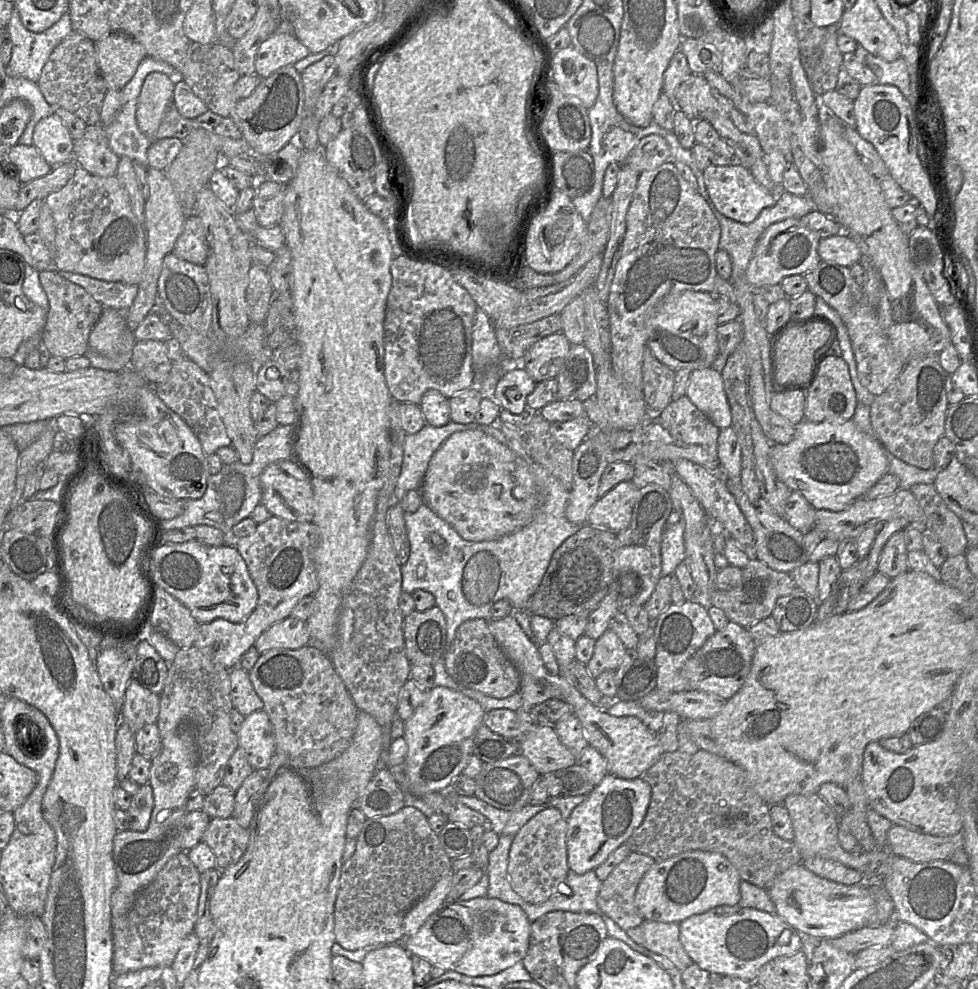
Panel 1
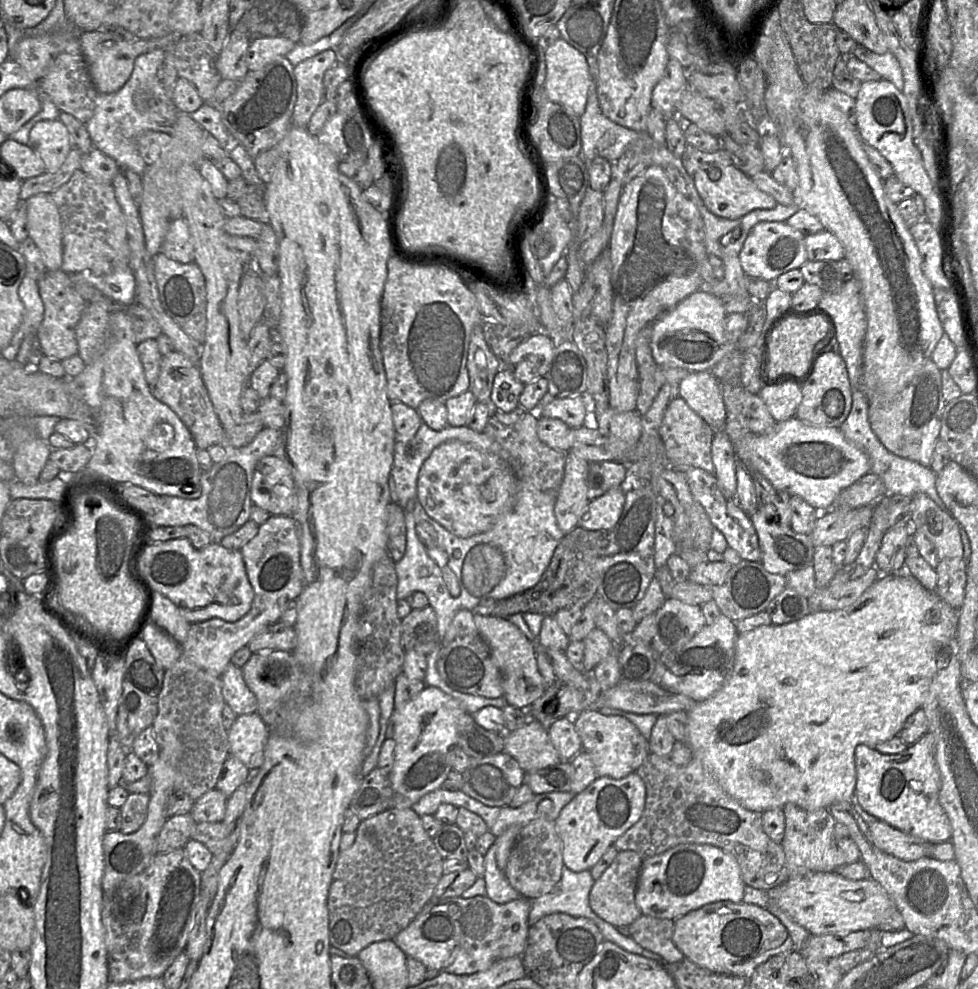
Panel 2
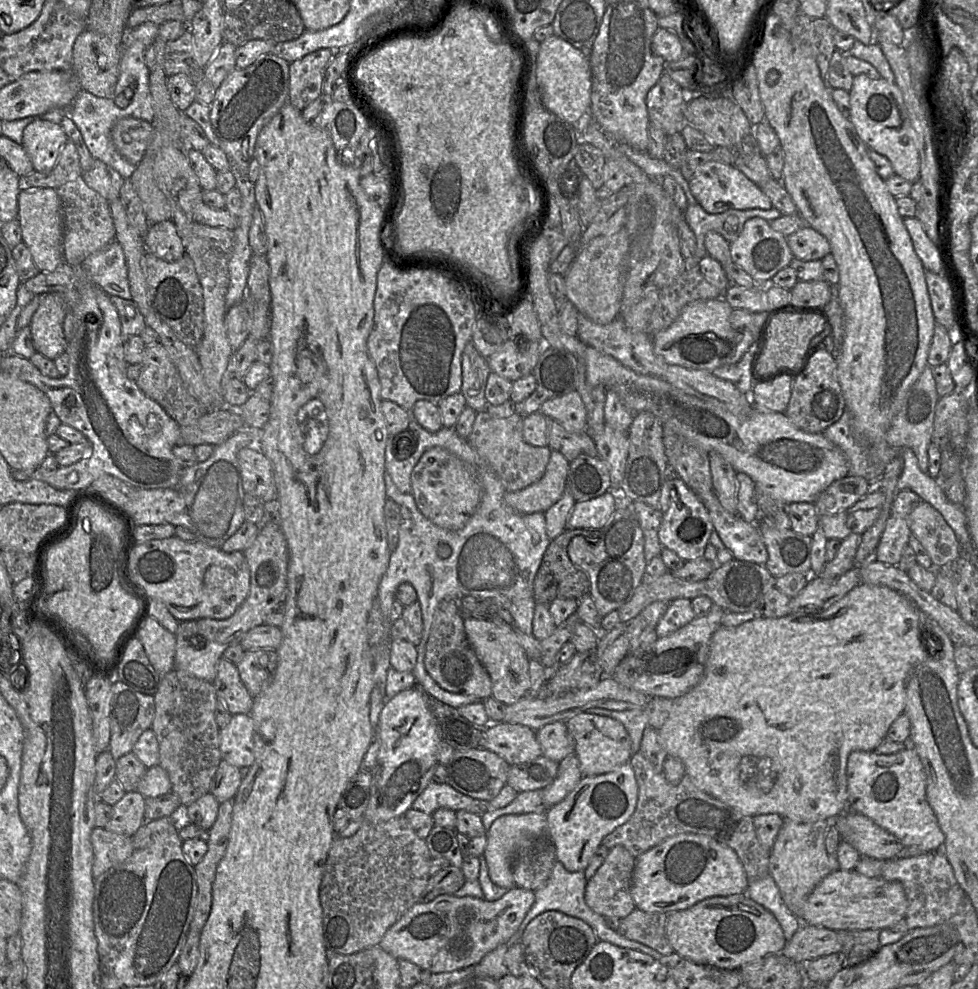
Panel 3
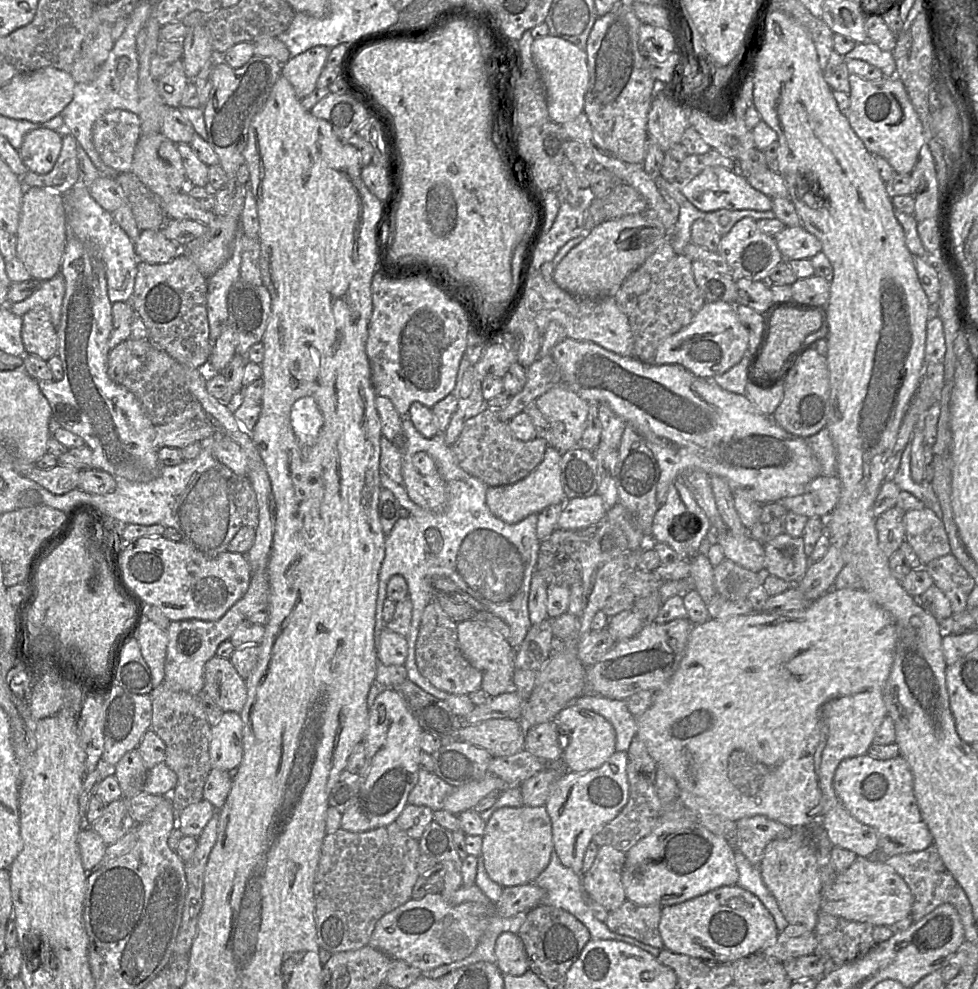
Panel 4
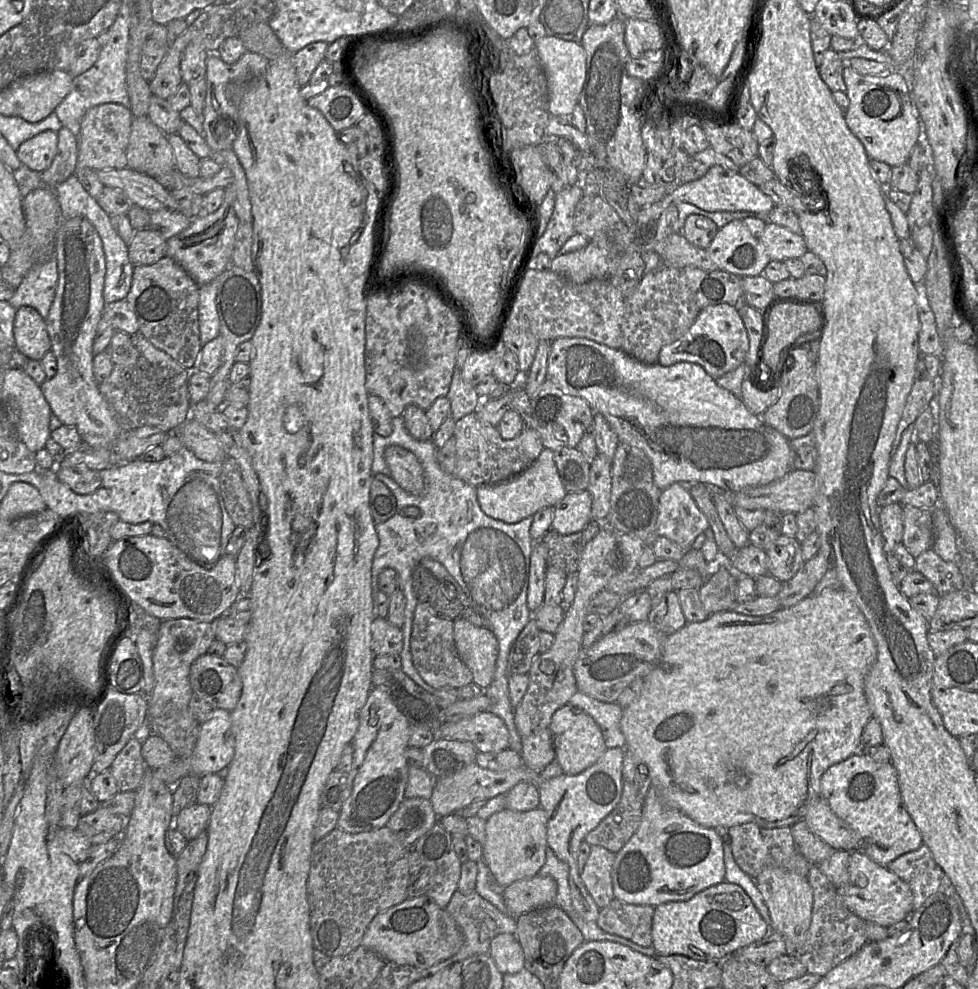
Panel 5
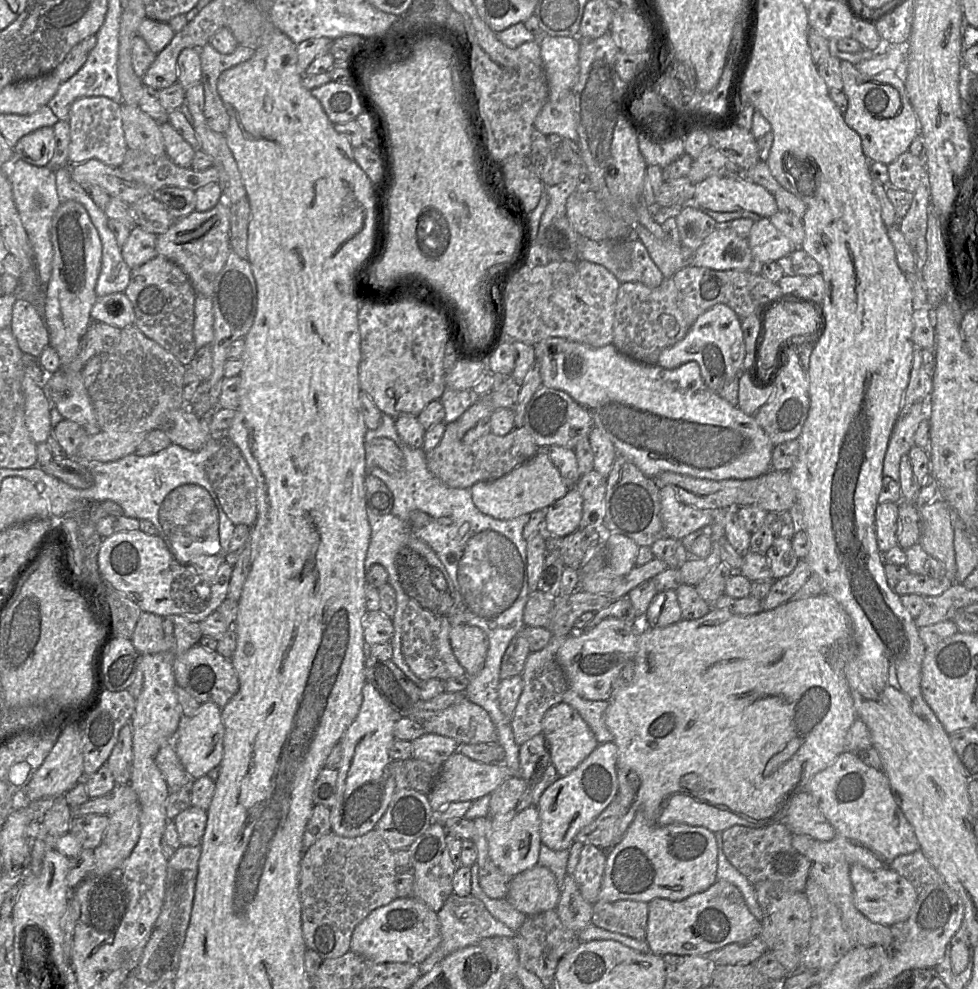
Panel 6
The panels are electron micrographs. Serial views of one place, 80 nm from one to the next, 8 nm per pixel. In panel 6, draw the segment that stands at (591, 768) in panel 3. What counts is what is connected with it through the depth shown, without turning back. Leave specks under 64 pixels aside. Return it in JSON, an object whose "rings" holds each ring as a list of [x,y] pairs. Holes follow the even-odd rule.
{"rings":[[[566,703],[557,704],[545,713],[542,720],[542,734],[548,745],[551,764],[556,768],[559,776],[568,775],[585,760],[599,744],[592,730],[580,714]]]}

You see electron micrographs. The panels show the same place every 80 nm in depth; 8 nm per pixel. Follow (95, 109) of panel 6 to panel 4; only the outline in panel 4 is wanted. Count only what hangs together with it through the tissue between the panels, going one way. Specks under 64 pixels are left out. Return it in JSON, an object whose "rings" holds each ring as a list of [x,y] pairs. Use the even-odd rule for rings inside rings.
{"rings":[[[128,110],[109,111],[92,127],[93,145],[101,161],[119,173],[131,171],[135,147],[141,136],[141,121]]]}

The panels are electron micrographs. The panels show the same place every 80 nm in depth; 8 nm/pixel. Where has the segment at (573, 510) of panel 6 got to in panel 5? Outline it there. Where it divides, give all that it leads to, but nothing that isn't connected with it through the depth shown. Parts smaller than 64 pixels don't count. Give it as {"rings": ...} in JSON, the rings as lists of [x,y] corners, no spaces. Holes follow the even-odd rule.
{"rings":[[[588,491],[567,493],[553,507],[551,531],[562,535],[581,531],[592,522],[591,506],[592,498]]]}

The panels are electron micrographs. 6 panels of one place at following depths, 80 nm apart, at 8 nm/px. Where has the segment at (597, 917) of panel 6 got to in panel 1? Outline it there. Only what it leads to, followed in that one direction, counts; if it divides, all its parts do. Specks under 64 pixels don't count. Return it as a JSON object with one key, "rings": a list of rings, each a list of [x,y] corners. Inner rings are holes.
{"rings":[[[644,919],[639,927],[642,930],[643,947],[667,958],[679,971],[685,970],[693,963],[680,942],[679,923]]]}

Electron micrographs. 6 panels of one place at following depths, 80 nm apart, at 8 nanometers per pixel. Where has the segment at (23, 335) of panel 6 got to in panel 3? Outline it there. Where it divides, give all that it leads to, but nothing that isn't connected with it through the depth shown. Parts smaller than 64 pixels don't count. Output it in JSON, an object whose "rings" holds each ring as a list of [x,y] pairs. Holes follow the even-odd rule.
{"rings":[[[56,292],[44,293],[39,297],[40,304],[29,324],[32,343],[37,353],[54,360],[66,350],[64,320],[67,303]]]}

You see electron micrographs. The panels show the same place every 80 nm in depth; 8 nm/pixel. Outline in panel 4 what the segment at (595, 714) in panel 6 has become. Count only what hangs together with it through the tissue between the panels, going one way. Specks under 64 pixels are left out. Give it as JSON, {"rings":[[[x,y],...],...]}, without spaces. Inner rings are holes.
{"rings":[[[585,693],[571,704],[599,714],[609,721],[616,734],[616,751],[627,753],[637,735],[637,721],[628,710],[625,700],[612,700],[593,693]]]}

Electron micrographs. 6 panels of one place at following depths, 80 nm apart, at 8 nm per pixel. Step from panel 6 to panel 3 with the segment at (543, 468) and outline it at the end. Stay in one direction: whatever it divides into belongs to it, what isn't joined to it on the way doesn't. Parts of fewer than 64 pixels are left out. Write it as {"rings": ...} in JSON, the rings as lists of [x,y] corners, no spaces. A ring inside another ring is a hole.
{"rings":[[[552,450],[544,475],[524,489],[506,492],[505,502],[519,513],[545,512],[566,488],[569,463],[559,451]]]}

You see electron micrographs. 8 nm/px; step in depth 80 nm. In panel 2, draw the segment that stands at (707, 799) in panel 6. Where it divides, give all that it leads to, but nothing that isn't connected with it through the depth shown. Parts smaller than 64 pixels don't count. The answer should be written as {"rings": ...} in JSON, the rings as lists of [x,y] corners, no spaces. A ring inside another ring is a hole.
{"rings":[[[902,573],[882,574],[881,576],[879,576],[878,579],[874,581],[874,583],[870,587],[868,587],[862,593],[862,595],[853,604],[843,609],[833,611],[811,611],[809,614],[796,621],[780,625],[771,623],[769,625],[758,626],[750,631],[740,632],[735,642],[734,668],[731,675],[728,677],[723,687],[716,694],[706,700],[698,702],[692,710],[687,712],[689,738],[689,743],[687,743],[687,745],[691,748],[693,757],[697,757],[701,760],[704,766],[717,779],[725,792],[739,804],[741,804],[744,808],[750,811],[763,813],[768,810],[783,808],[788,803],[793,803],[807,811],[816,811],[822,808],[827,809],[835,803],[848,801],[852,802],[854,800],[854,792],[856,786],[856,765],[854,755],[856,747],[862,744],[867,745],[871,748],[875,748],[879,743],[885,742],[897,736],[908,717],[922,707],[924,701],[926,700],[930,684],[937,672],[948,664],[949,657],[954,647],[957,646],[957,630],[958,610],[946,603],[935,593],[935,591],[929,591],[924,588],[922,584],[910,574]]]}

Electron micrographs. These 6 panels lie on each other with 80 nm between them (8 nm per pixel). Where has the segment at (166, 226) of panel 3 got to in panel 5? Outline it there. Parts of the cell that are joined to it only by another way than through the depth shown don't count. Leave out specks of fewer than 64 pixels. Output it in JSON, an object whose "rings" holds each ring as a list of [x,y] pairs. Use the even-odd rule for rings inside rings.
{"rings":[[[151,228],[135,230],[127,247],[134,266],[153,264],[167,255],[166,239]]]}

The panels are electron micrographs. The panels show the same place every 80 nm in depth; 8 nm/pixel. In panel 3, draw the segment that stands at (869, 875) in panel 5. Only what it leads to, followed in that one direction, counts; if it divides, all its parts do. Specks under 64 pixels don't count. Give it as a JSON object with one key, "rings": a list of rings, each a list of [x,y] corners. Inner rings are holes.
{"rings":[[[838,868],[828,874],[809,894],[803,905],[800,920],[804,924],[832,931],[882,930],[905,918],[907,907],[907,897],[900,882],[887,881],[881,876],[867,877],[854,869],[843,870]]]}

